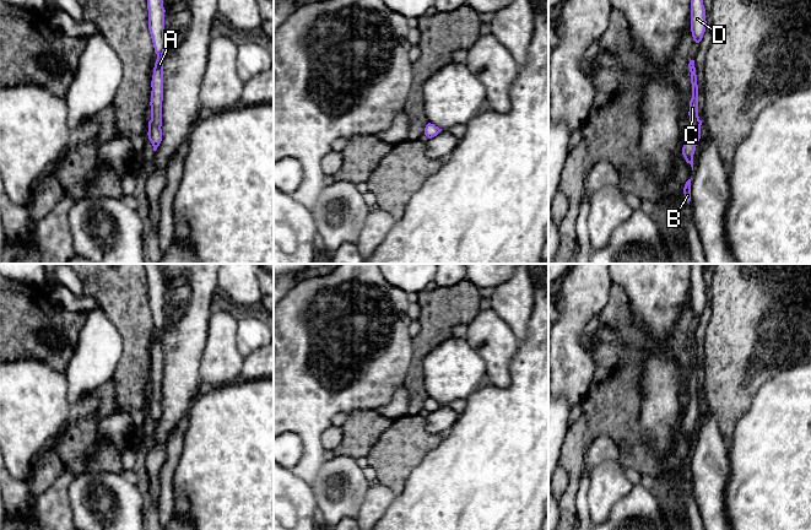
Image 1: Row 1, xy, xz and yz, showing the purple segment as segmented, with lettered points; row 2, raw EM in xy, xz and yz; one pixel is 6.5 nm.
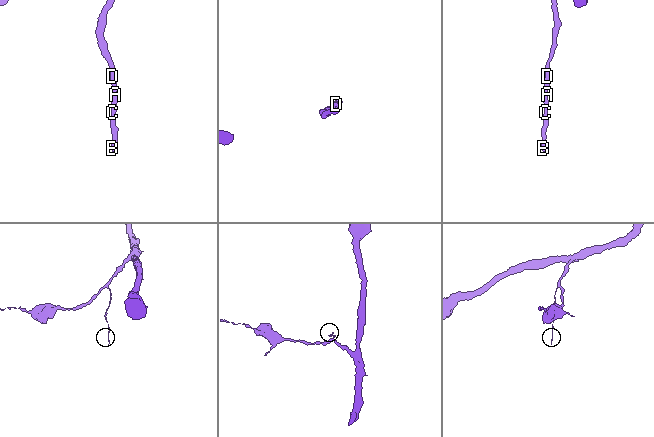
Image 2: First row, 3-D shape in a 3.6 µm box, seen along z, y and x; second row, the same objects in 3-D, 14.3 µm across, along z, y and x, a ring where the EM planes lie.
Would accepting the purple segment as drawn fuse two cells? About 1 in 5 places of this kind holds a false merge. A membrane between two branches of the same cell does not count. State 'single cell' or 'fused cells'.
single cell

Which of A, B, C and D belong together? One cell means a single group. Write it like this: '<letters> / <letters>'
A B C D

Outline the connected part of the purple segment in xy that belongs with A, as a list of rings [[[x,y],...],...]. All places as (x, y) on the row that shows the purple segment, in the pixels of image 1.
[[[147,0],[148,10],[148,29],[152,38],[157,60],[153,67],[151,81],[151,120],[148,121],[148,140],[157,150],[162,141],[162,101],[163,101],[163,54],[166,50],[164,43],[164,7],[163,0]]]

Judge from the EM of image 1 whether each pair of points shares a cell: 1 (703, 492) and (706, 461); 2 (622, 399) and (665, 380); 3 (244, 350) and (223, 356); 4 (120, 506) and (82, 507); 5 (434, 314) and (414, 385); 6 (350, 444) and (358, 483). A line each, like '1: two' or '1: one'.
1: one
2: two
3: two
4: one
5: one
6: two

